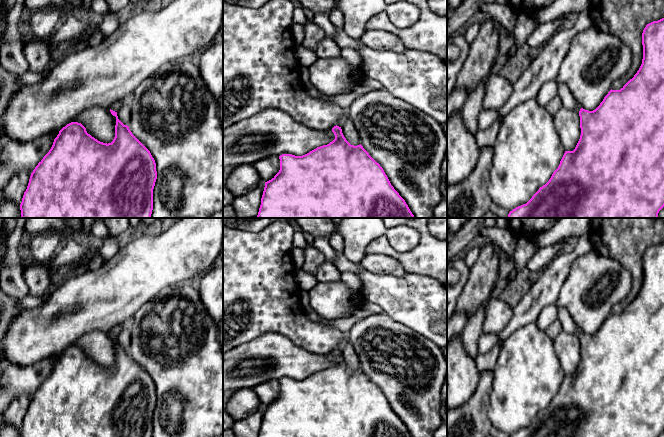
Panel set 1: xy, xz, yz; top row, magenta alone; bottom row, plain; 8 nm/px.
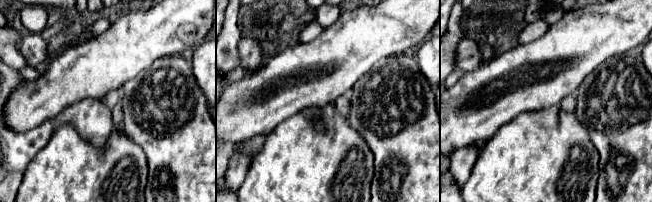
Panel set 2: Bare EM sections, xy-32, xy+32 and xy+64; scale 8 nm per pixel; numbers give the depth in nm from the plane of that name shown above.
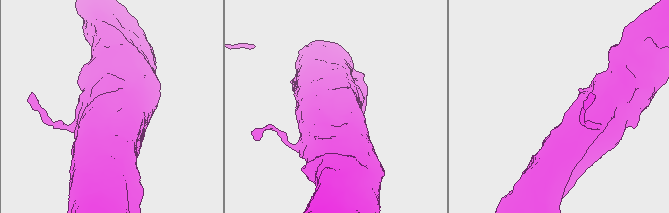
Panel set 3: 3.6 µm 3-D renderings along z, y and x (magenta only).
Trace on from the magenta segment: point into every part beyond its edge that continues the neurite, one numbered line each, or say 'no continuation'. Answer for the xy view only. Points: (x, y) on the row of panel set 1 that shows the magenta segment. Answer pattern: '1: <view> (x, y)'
1: xy (116, 106)

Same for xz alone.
1: xz (343, 119)

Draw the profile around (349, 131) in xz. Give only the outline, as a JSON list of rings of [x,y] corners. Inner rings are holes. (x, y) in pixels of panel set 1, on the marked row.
[[[348,117],[345,124],[341,127],[342,133],[346,140],[354,146],[360,145],[360,137],[352,120]]]

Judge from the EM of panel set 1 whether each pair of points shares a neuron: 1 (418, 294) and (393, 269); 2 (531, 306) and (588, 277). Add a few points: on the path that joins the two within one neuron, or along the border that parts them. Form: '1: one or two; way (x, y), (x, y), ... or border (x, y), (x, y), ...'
1: two; border (407, 272), (401, 275), (376, 275)
2: two; border (569, 270), (555, 303)

